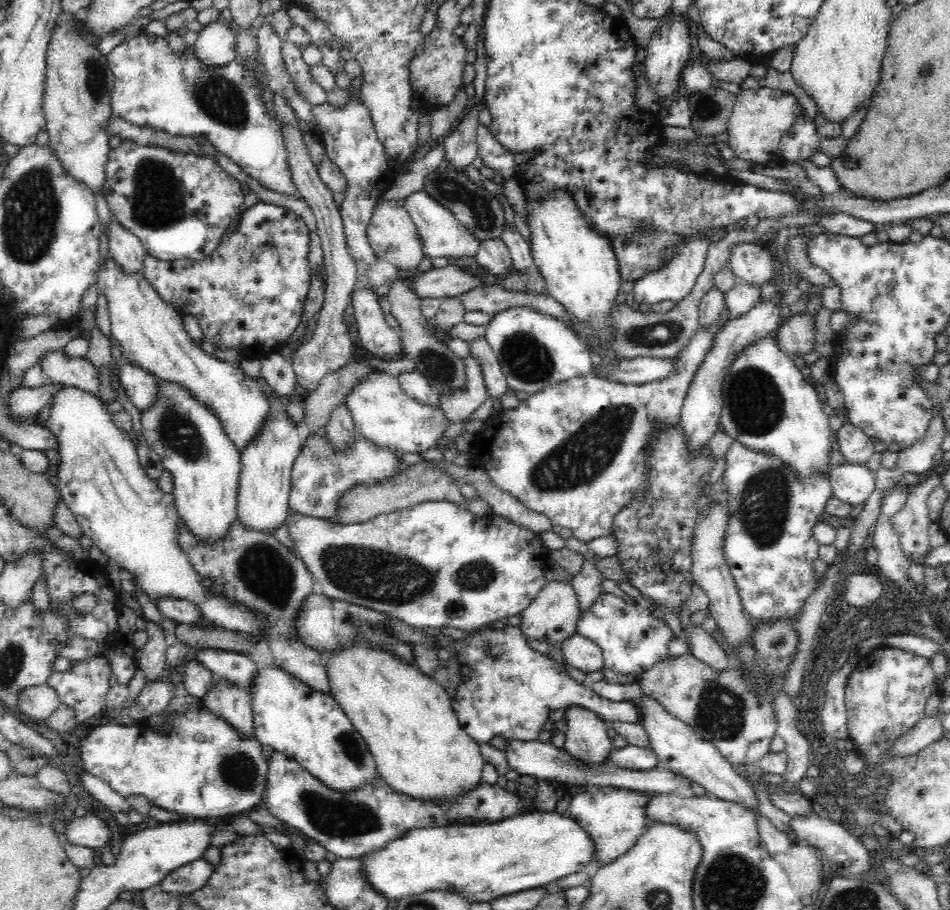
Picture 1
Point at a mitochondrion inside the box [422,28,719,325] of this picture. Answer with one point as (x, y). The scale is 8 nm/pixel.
(449, 187)

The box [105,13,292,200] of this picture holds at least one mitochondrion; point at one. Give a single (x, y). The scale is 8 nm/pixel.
(218, 97)

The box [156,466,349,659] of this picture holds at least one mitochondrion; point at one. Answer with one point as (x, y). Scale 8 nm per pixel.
(263, 569)

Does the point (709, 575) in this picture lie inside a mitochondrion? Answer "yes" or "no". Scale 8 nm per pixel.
no

